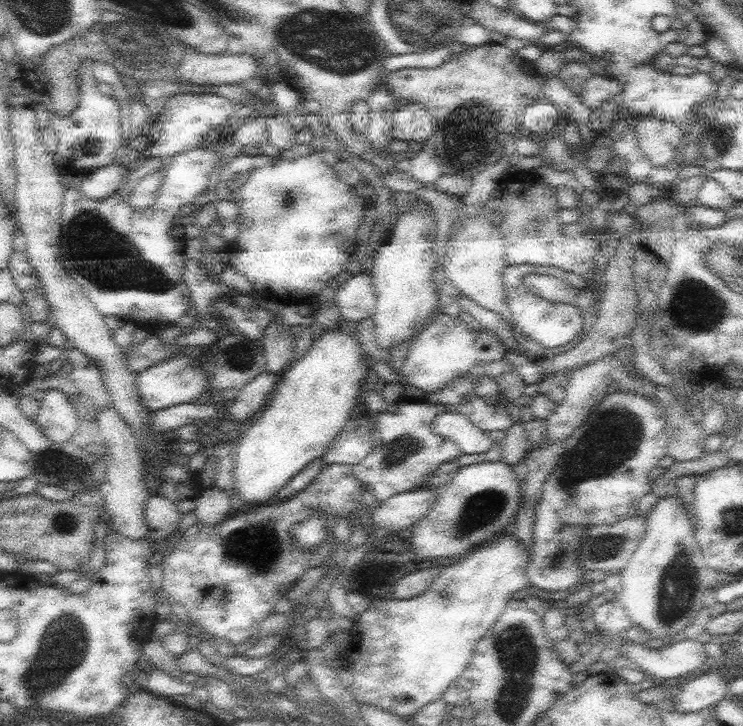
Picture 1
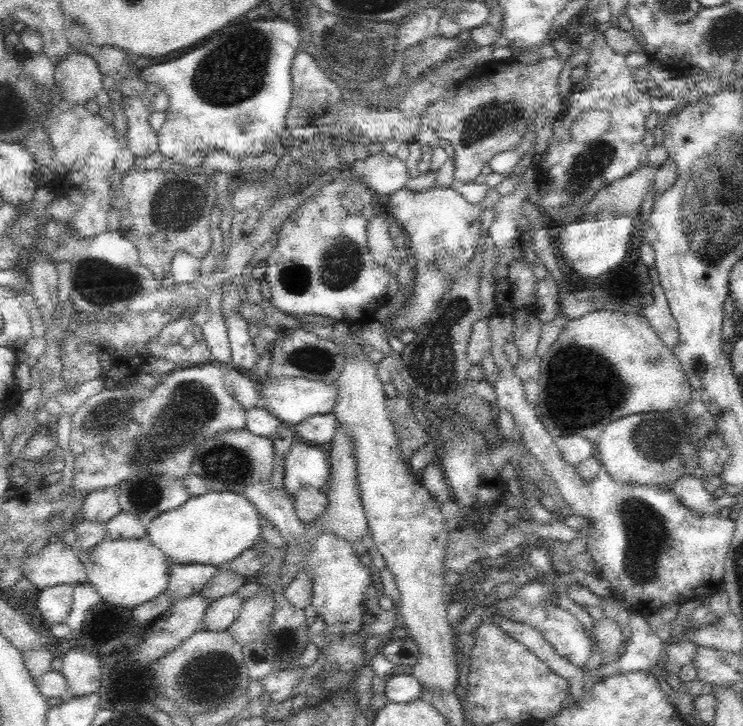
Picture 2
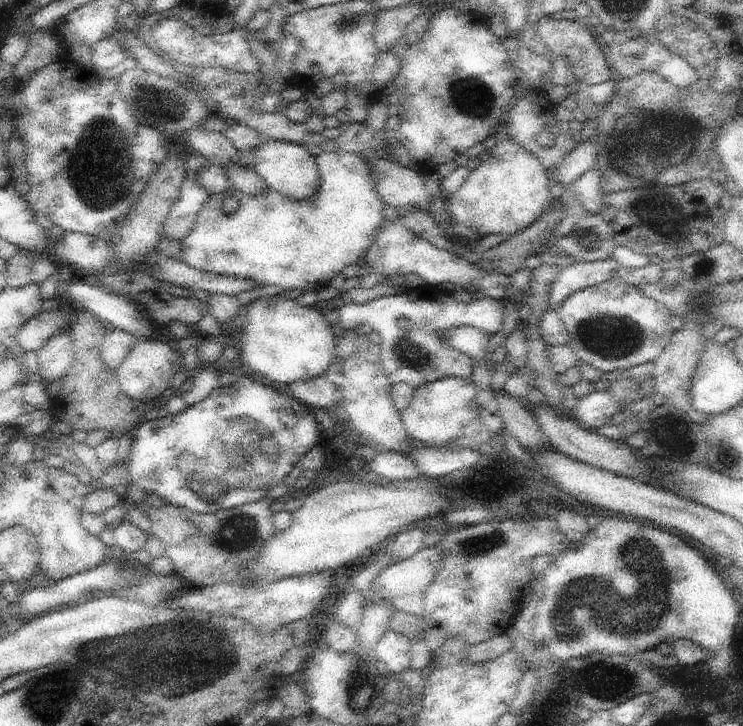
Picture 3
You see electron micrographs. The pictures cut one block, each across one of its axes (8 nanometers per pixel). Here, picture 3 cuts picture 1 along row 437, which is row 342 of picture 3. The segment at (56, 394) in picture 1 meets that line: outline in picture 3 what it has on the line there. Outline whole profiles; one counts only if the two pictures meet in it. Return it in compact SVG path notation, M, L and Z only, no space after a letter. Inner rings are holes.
M61 330L53 334L39 350L39 378L49 384L51 380L65 378L71 362L73 362L73 340L71 330Z

